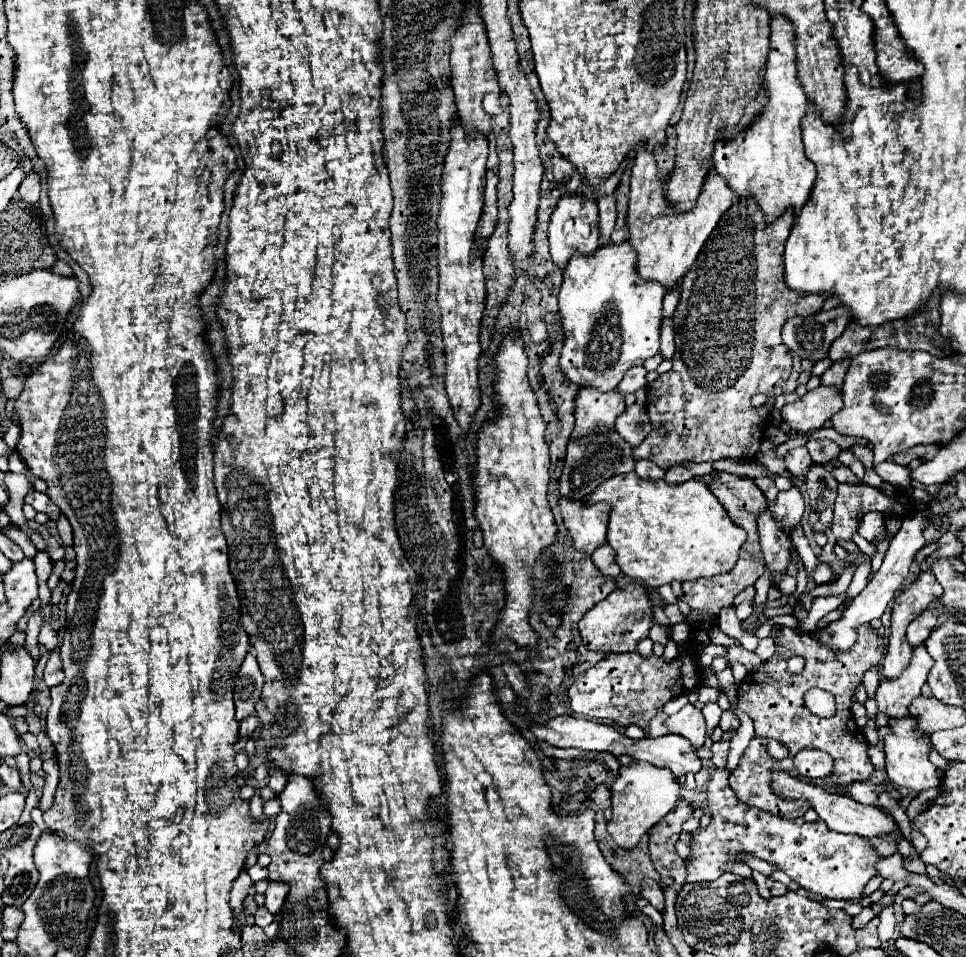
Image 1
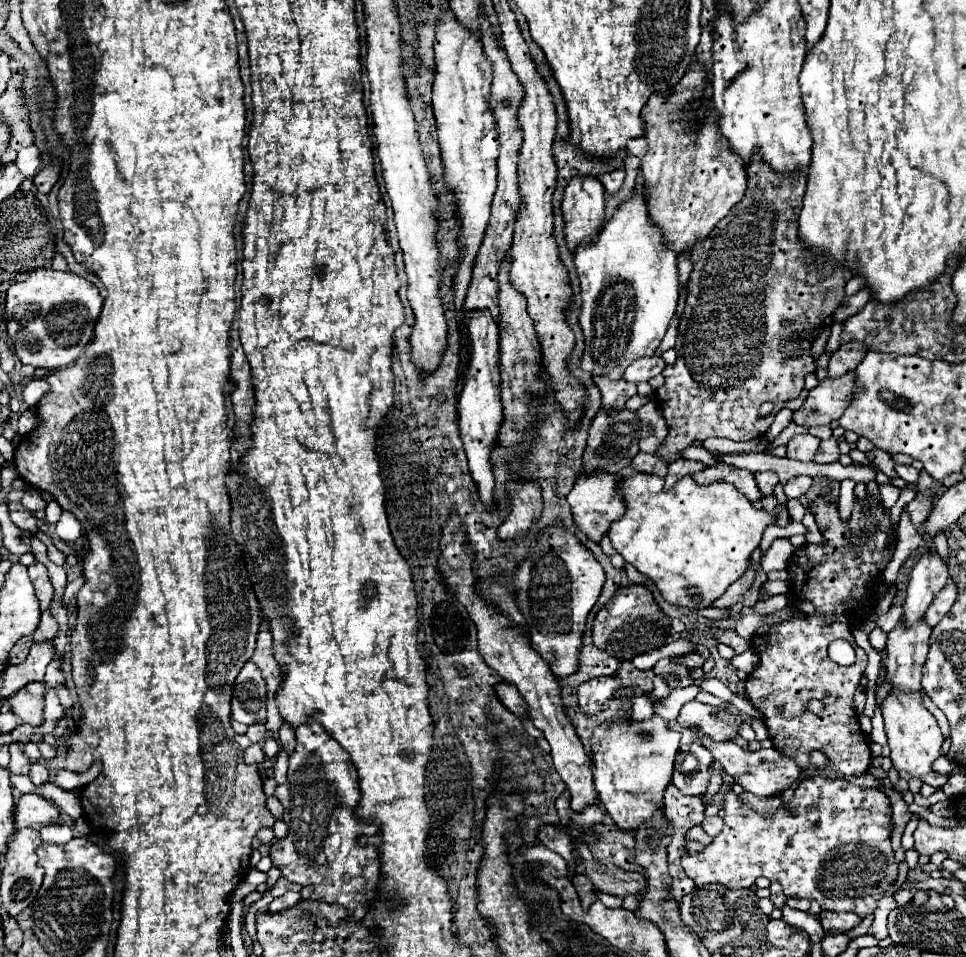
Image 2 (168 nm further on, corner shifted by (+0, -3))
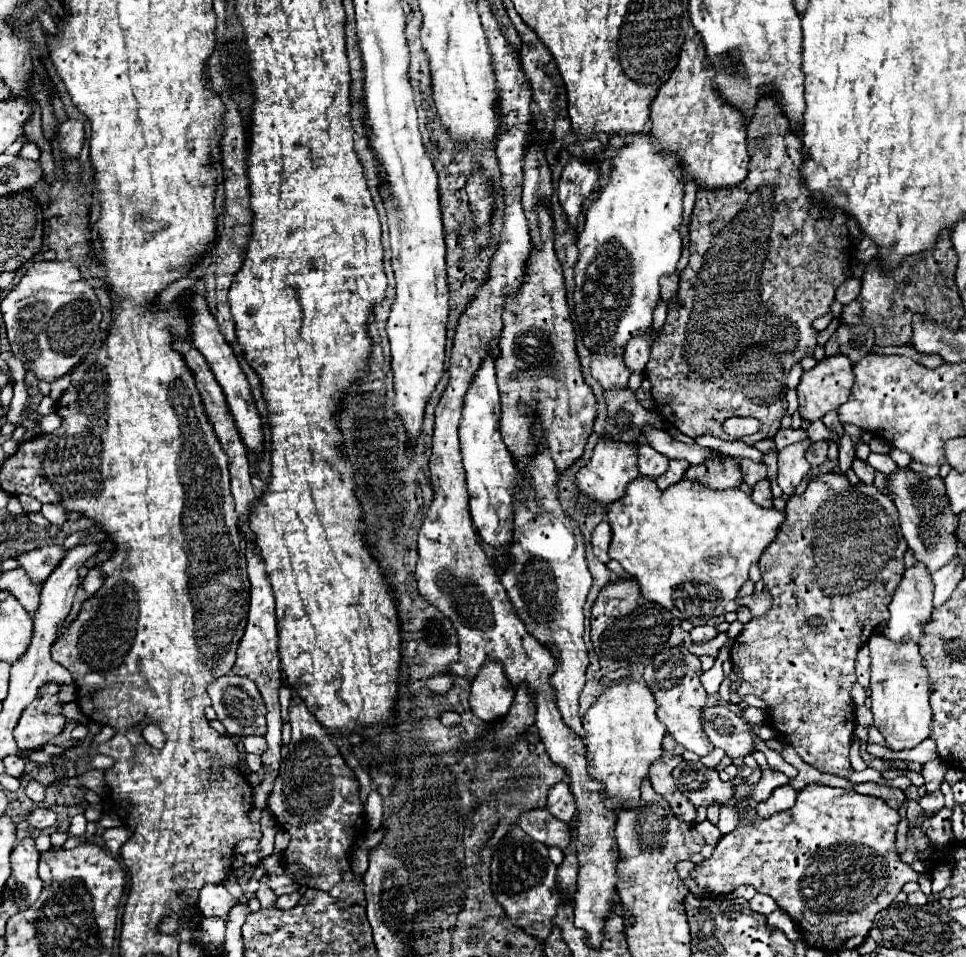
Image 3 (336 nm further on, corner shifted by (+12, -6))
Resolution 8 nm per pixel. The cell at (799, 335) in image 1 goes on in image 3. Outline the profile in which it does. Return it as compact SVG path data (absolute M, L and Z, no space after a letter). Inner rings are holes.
M848 278L844 284L838 286L838 290L836 290L836 300L838 300L840 304L848 304L848 302L856 300L858 294L860 294L860 286L862 286L860 278Z

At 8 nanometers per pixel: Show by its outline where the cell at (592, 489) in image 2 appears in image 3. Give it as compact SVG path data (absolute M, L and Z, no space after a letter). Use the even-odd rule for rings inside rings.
M600 438L592 460L576 476L576 484L580 486L582 494L596 498L600 502L616 502L618 498L622 498L628 482L632 482L640 474L636 470L636 446L638 444L634 442L628 444L628 442L616 442L612 438Z

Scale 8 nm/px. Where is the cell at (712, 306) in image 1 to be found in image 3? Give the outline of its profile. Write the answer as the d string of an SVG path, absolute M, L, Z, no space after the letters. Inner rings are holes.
M760 98L760 102L756 104L756 110L752 112L752 120L748 124L748 152L750 152L750 162L748 162L748 176L744 178L744 182L740 182L738 186L730 186L730 188L710 190L710 188L702 186L698 190L692 220L690 220L690 262L680 272L680 286L674 296L676 302L670 304L666 324L664 324L658 340L652 344L652 352L650 352L650 360L646 364L644 376L652 382L650 392L654 396L656 408L662 414L662 418L666 422L674 424L682 434L686 434L690 438L698 438L702 434L712 434L722 440L732 440L722 430L722 424L726 418L740 416L740 414L764 414L764 420L762 420L762 426L758 428L758 432L752 436L740 438L742 442L752 446L758 440L774 438L776 432L780 430L780 420L788 408L786 406L786 376L794 362L798 362L804 354L814 352L818 332L814 330L812 322L818 316L830 312L830 304L834 302L834 292L846 280L844 268L850 262L850 236L848 236L846 216L840 214L840 210L832 210L832 214L824 214L824 210L816 210L814 206L810 206L812 194L808 194L808 190L804 190L800 186L800 162L804 162L804 146L800 146L800 136L792 134L792 130L788 130L788 118L784 118L784 114L780 114L780 106L776 106L776 102L772 102L772 98Z

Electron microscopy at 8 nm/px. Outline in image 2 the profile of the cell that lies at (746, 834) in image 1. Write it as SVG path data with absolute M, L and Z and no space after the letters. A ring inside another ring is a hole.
M804 779L796 787L794 799L788 803L796 815L790 815L780 807L772 817L760 817L750 807L738 801L732 789L722 795L724 829L698 853L684 853L682 867L696 885L720 883L730 889L750 887L758 877L778 879L788 897L816 899L822 909L830 911L854 911L860 917L874 911L878 899L896 881L898 865L894 863L894 851L890 847L890 799L882 791L856 787L845 779Z

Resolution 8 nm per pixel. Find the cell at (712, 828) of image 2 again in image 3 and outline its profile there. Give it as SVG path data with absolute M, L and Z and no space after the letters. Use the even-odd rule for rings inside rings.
M704 820L704 822L696 824L696 830L698 830L698 834L702 834L702 838L704 838L708 844L712 844L712 846L716 846L718 838L722 836L722 834L720 834L720 830L718 830L712 822L708 822L708 820Z

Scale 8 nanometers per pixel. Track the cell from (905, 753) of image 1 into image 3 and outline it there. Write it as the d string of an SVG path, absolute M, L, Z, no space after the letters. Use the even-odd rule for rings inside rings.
M874 632L868 640L868 648L872 670L870 698L874 712L874 726L886 738L888 748L896 752L904 748L914 748L930 736L930 722L932 722L932 708L930 708L932 680L924 670L918 644L888 642L888 638L882 638L882 634Z

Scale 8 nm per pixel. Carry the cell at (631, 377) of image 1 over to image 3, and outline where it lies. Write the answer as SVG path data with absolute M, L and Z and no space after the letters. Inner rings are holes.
M650 326L648 334L640 334L640 338L632 338L632 342L628 342L628 346L626 346L626 366L632 372L638 372L638 374L644 372L652 340L654 340L654 336L652 336L652 326Z

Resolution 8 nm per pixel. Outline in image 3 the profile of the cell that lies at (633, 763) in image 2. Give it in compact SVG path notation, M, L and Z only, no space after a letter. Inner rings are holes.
M628 680L608 686L582 718L586 730L586 748L590 774L604 784L606 806L636 806L640 800L640 784L648 776L648 768L662 756L662 738L666 728L656 718L656 702L644 680Z

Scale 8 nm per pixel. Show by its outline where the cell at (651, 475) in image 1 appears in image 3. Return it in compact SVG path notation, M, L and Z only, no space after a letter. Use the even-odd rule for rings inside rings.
M642 444L638 448L638 470L642 476L658 478L668 470L668 458L658 454L650 444Z

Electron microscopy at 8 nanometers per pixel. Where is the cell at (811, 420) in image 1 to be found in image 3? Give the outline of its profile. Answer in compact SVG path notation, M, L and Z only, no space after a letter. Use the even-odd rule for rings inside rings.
M844 354L826 356L812 370L804 372L802 378L800 378L798 398L800 398L802 418L806 418L808 422L814 422L818 418L824 418L828 412L840 408L848 400L852 386L854 386L854 374L852 374L852 362L850 362L850 358L844 356Z

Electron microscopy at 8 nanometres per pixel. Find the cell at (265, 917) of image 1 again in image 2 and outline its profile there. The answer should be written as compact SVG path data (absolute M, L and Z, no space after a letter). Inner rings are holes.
M286 893L268 905L268 911L286 911L300 901L300 893Z

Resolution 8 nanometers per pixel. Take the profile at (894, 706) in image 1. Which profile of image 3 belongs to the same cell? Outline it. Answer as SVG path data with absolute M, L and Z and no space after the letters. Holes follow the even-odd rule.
M916 562L912 568L904 570L902 580L888 608L890 608L890 620L888 620L888 630L884 632L884 636L890 638L892 642L902 642L902 640L918 642L922 638L920 624L926 622L928 616L932 614L932 576L924 564Z

